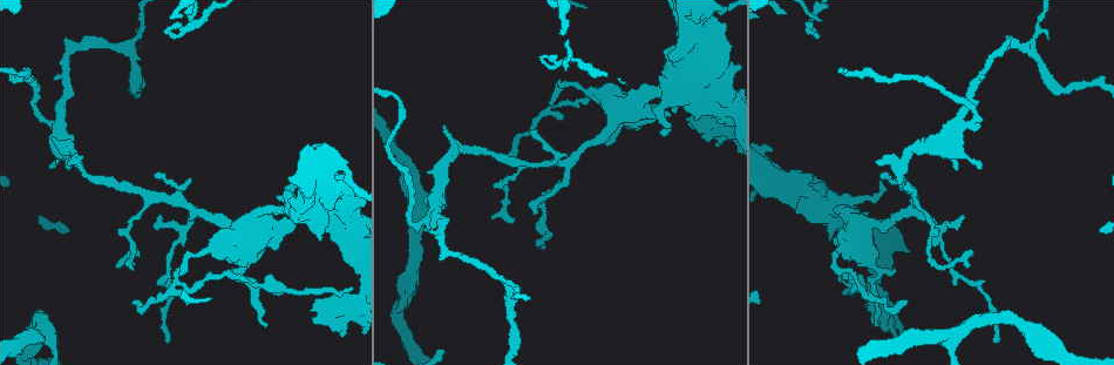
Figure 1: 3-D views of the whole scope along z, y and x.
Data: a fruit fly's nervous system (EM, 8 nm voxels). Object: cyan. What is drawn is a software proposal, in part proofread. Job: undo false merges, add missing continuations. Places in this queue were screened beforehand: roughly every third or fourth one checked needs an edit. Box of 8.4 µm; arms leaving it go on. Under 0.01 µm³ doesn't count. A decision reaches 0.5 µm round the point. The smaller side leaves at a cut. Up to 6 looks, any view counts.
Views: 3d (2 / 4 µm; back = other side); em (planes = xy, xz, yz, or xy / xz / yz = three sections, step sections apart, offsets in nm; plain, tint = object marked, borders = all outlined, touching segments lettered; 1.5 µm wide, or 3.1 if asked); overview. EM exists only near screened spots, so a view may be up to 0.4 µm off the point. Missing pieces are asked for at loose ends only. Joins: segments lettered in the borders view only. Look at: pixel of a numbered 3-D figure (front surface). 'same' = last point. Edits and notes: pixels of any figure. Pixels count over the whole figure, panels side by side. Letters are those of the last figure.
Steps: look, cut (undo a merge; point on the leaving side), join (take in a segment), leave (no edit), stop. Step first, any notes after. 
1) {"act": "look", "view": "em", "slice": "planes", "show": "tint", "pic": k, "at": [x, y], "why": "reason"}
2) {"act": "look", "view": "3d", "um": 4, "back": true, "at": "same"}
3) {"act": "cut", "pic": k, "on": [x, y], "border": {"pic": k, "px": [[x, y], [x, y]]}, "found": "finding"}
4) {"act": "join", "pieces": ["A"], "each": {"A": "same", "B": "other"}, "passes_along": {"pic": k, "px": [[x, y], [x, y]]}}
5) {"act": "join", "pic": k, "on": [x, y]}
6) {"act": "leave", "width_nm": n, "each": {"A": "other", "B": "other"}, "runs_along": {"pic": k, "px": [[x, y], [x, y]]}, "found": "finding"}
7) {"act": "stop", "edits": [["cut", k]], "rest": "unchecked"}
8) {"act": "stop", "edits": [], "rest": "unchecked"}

{"act": "look", "view": "3d", "um": 4, "pic": 1, "at": [262, 325], "why": "tapers out"}

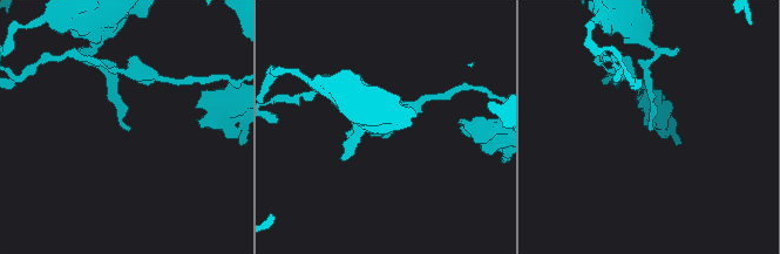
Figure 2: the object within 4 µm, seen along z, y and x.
{"act": "look", "view": "em", "slice": "planes", "show": "plain", "pic": 2, "at": [652, 130]}

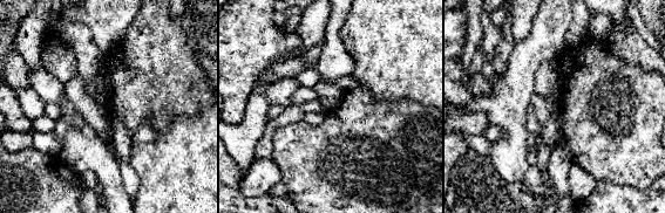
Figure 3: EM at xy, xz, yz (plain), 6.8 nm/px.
{"act": "look", "view": "em", "slice": "planes", "show": "borders", "at": "same", "why": "see the neighbours"}

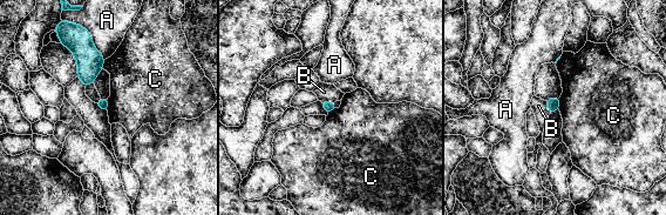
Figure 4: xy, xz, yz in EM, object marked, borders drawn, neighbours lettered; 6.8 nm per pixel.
{"act": "leave", "longest_contact_nm": ["A", 240], "each": {"A": "other", "B": "other", "C": "other"}, "found": "none of them fits"}

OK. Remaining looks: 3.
{"act": "look", "view": "3d", "um": 2, "pic": 1, "at": [352, 289], "why": "end of a long branch"}

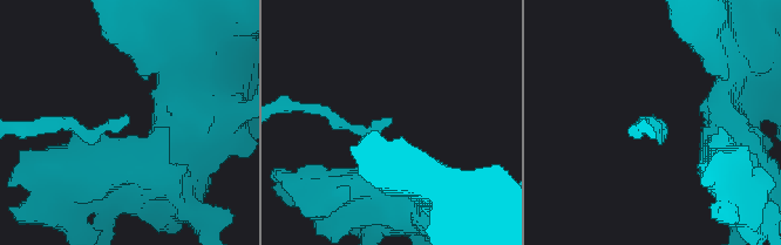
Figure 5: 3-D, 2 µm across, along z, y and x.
{"act": "look", "view": "em", "slice": "planes", "show": "borders", "pic": 5, "at": [391, 117], "why": "shape alone is not enough"}

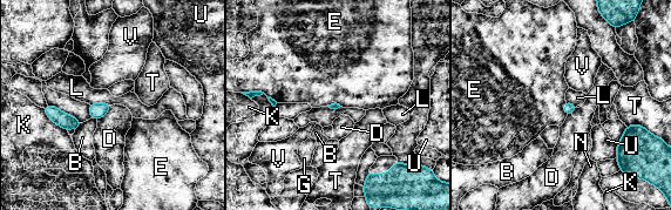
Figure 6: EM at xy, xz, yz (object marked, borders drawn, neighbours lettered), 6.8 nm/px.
{"act": "leave", "each": {"B": "other", "D": "other", "E": "other", "G": "other", "K": "other", "L": "other", "N": "other", "T": "other", "U": "other", "V": "other"}, "border": {"pic": 6, "px": [[564, 101], [563, 112], [567, 115]]}, "found": "no lettered segment goes on from it"}

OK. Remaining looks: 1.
{"act": "stop", "edits": [], "rest": "unchecked"}

